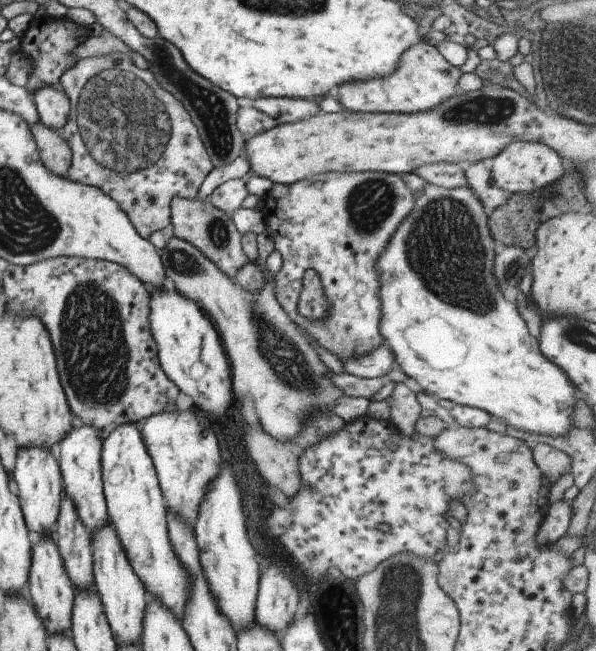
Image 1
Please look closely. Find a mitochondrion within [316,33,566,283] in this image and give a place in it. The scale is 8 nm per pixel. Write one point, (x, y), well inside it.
(369, 206)

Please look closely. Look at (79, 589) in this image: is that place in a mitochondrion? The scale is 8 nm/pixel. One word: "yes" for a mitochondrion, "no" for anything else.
no

